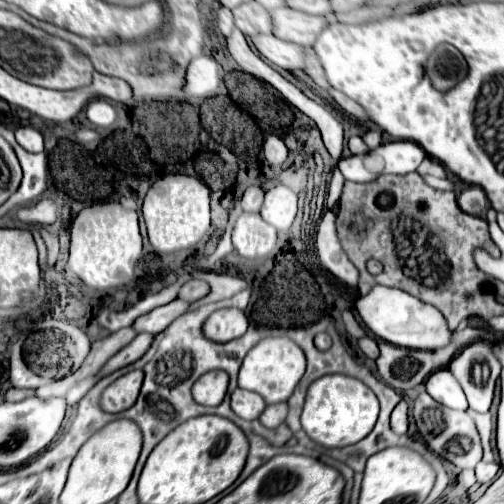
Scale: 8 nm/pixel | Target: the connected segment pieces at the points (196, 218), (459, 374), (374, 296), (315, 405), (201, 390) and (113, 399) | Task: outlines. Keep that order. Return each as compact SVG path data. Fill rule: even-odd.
M183 174L159 178L147 192L143 202L143 218L149 242L155 252L179 252L195 246L209 230L209 188L201 180Z
M485 340L473 342L451 360L449 370L461 384L469 400L469 408L475 412L487 412L491 408L495 382L501 372L501 364L493 356L491 344Z
M373 286L367 296L361 296L355 302L355 308L363 320L363 324L381 340L387 340L401 348L413 348L413 350L439 350L443 346L449 346L453 340L453 332L447 326L447 320L443 314L431 306L421 302L419 298L389 286Z
M329 374L315 380L309 386L305 408L301 414L301 426L313 442L325 448L343 448L363 440L373 430L377 414L379 414L379 402L371 388L367 388L357 378L343 374Z
M213 370L203 374L193 384L193 398L201 406L219 406L225 398L229 376L223 370Z
M133 370L125 376L117 378L101 394L101 400L99 400L101 410L115 412L115 414L127 410L131 404L135 404L139 390L141 390L141 382L143 382L143 370Z

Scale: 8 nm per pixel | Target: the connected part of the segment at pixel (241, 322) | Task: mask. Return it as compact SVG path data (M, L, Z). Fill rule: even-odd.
M223 308L209 316L203 330L213 342L229 342L247 332L247 316L237 308Z

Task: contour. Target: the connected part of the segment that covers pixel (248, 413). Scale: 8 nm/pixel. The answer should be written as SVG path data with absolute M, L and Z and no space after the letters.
M237 388L233 394L231 394L231 410L243 418L243 420L257 420L261 416L261 412L265 410L265 402L259 394L253 394L253 392L247 392L247 390L241 390Z

